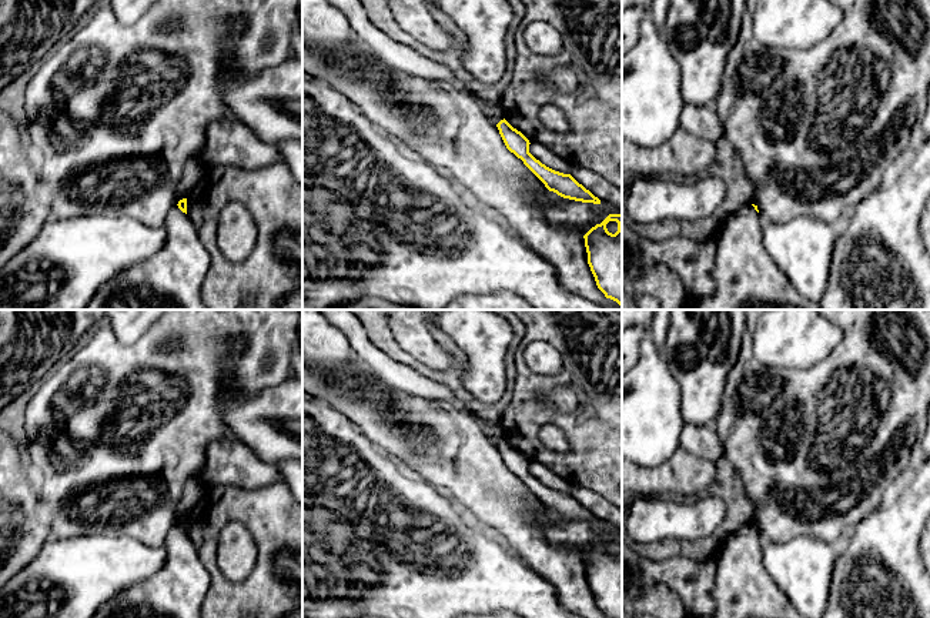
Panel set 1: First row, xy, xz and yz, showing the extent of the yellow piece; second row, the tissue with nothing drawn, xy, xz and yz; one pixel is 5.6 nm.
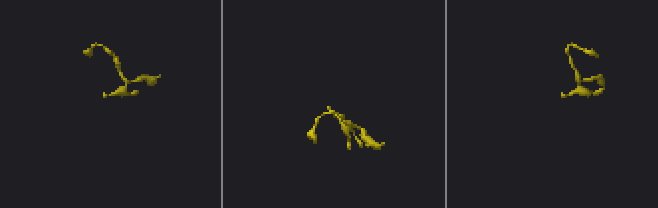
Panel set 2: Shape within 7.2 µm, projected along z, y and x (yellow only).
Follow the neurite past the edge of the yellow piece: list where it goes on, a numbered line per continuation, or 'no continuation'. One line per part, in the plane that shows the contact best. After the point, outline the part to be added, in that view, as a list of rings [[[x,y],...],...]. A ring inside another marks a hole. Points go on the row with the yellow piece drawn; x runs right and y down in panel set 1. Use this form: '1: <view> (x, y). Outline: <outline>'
no continuation

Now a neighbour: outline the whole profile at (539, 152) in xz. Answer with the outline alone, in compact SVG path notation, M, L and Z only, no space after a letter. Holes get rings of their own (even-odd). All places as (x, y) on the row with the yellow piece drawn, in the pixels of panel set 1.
M531 143L529 144L529 153L539 160L546 167L563 173L571 174L571 168L573 167L569 161L566 161L563 157L556 156L551 148L548 148L543 144Z

